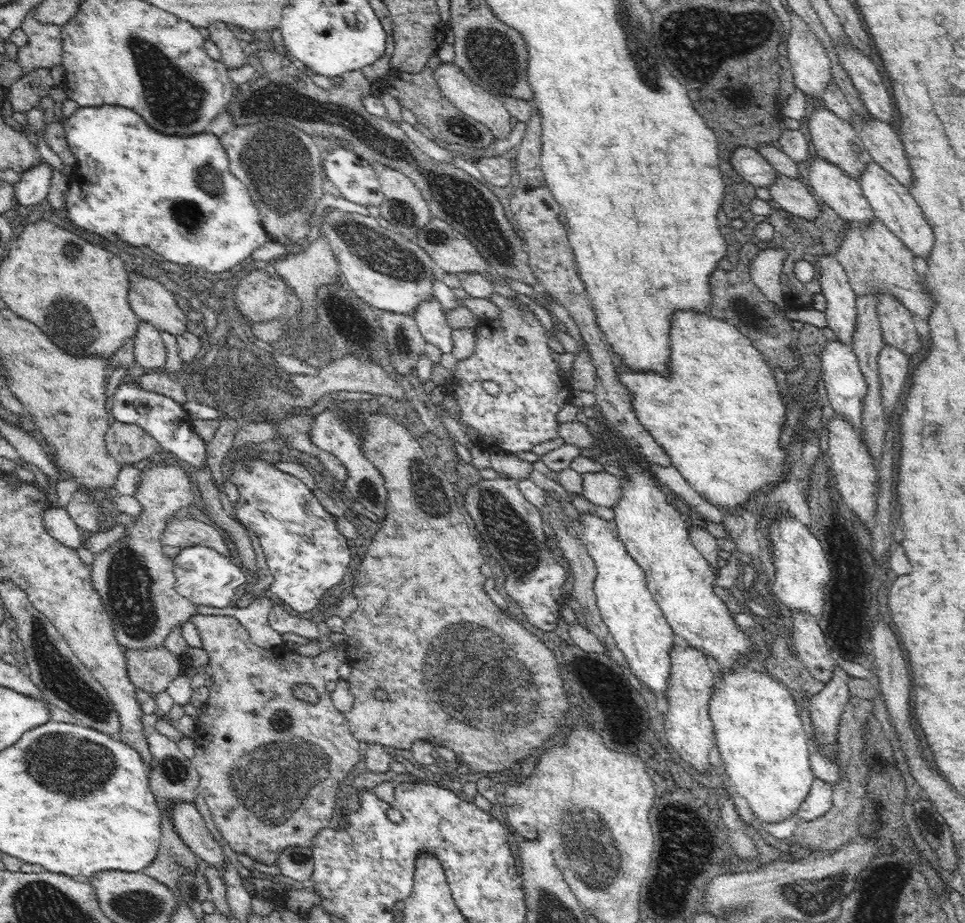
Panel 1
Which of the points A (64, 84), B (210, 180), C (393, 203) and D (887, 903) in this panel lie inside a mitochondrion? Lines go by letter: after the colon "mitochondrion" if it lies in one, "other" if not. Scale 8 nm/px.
A: other
B: mitochondrion
C: mitochondrion
D: other

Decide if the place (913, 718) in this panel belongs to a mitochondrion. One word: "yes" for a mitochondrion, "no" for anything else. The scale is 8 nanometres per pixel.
no

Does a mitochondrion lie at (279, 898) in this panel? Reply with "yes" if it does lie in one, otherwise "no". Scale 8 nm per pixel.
no

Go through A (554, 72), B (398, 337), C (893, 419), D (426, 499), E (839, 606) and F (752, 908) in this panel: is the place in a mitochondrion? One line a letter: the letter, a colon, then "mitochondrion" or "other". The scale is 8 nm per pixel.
A: other
B: mitochondrion
C: other
D: mitochondrion
E: other
F: mitochondrion

